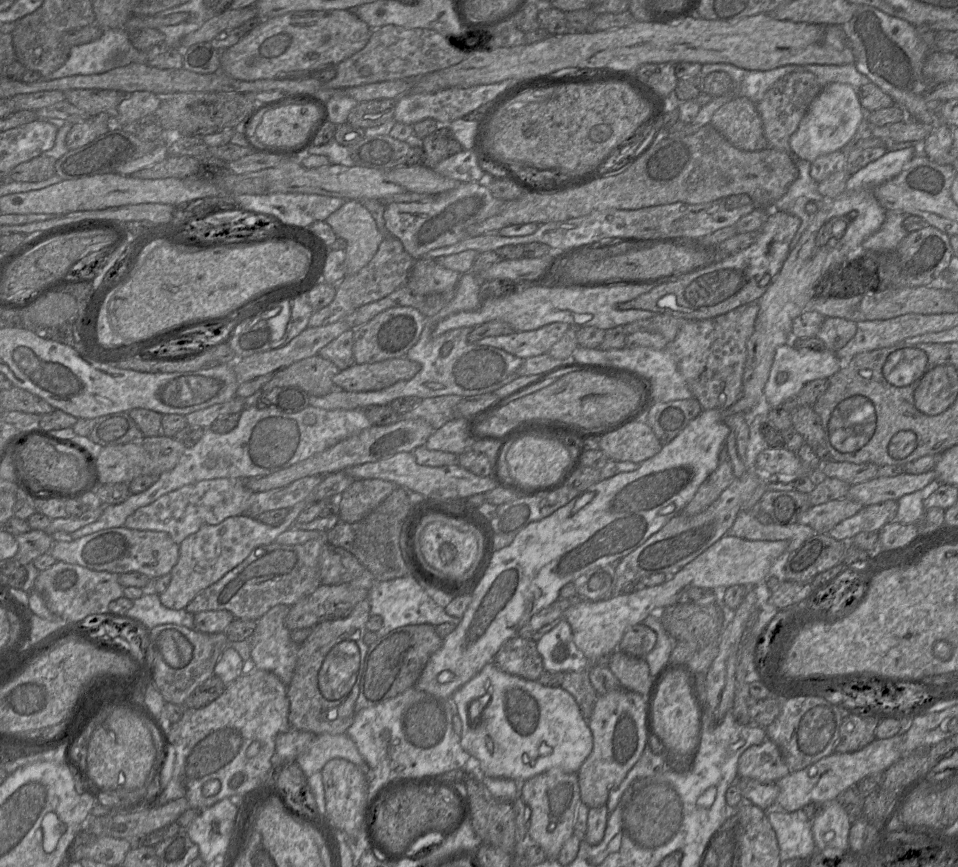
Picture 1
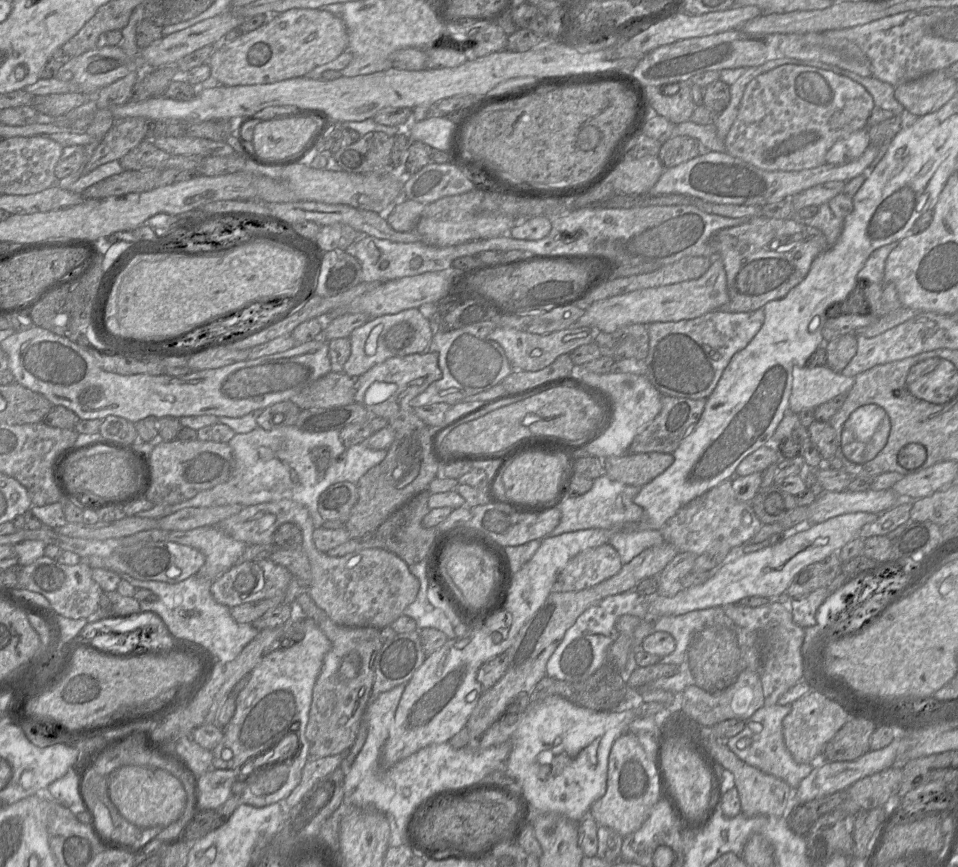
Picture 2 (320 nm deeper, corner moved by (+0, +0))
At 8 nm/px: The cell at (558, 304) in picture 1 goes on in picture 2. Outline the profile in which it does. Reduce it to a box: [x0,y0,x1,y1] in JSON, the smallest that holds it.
[573,257,729,333]

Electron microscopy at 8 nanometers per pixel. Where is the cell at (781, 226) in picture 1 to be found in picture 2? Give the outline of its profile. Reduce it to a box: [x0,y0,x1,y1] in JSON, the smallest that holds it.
[711,217,830,312]

